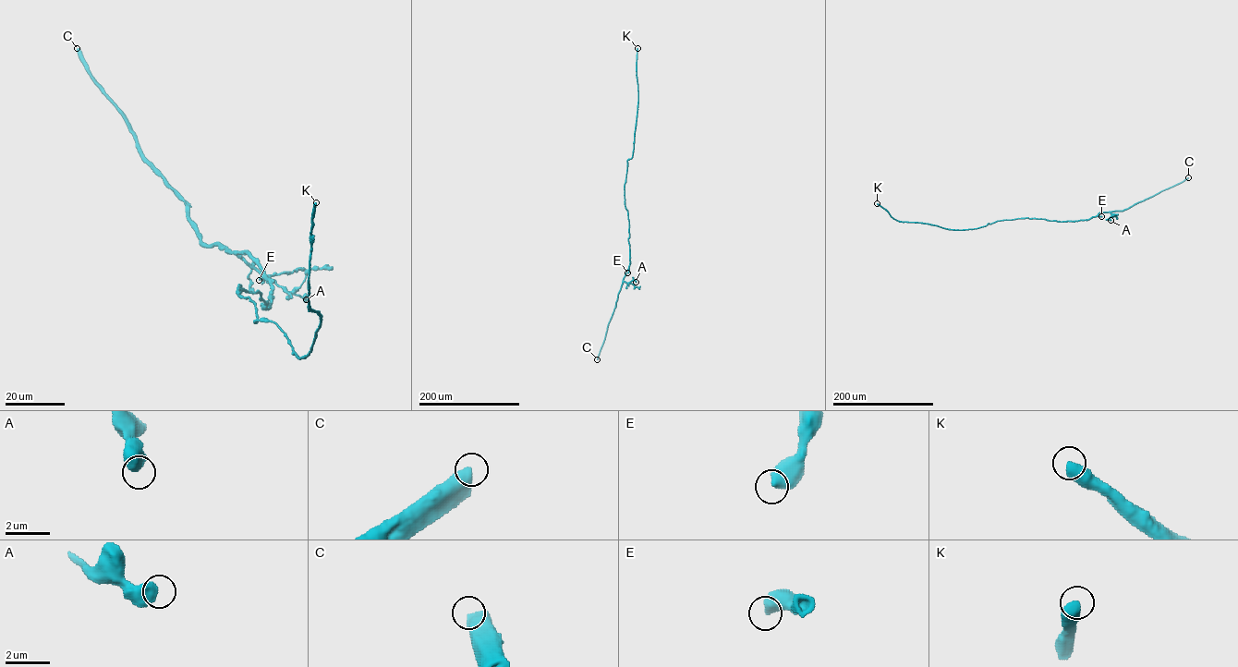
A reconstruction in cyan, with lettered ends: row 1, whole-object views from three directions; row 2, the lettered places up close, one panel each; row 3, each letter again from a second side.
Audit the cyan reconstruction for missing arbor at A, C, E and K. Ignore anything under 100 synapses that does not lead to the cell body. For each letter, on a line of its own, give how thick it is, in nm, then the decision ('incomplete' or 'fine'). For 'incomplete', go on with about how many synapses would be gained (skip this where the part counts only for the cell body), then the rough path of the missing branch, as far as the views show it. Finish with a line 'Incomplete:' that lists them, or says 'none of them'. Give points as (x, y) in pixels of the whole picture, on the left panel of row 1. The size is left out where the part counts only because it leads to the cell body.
A: calibre 600 nm; fine
C: calibre 600 nm; fine
E: calibre 550 nm; fine
K: calibre 550 nm; incomplete; 160 synapses; course (316, 202), (314, 146), (308, 114), (298, 93), (297, 74), (261, 21), (247, 13)
Incomplete: K

